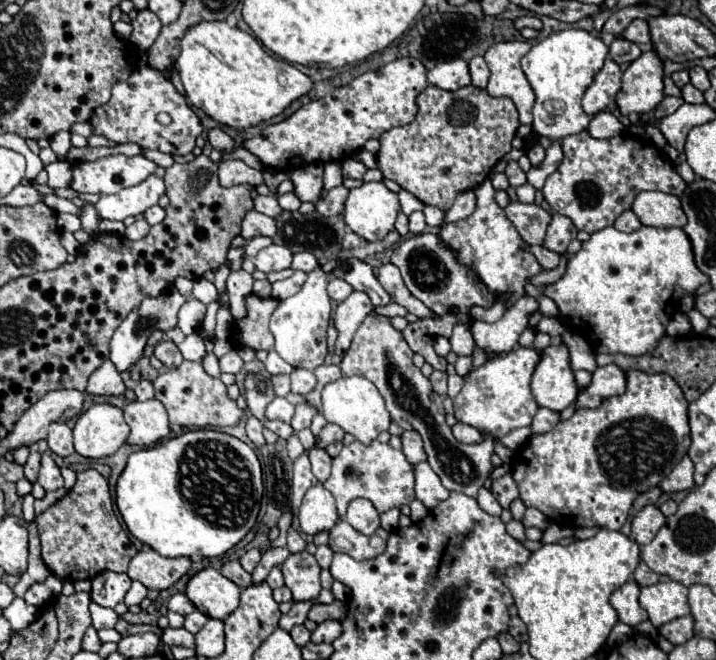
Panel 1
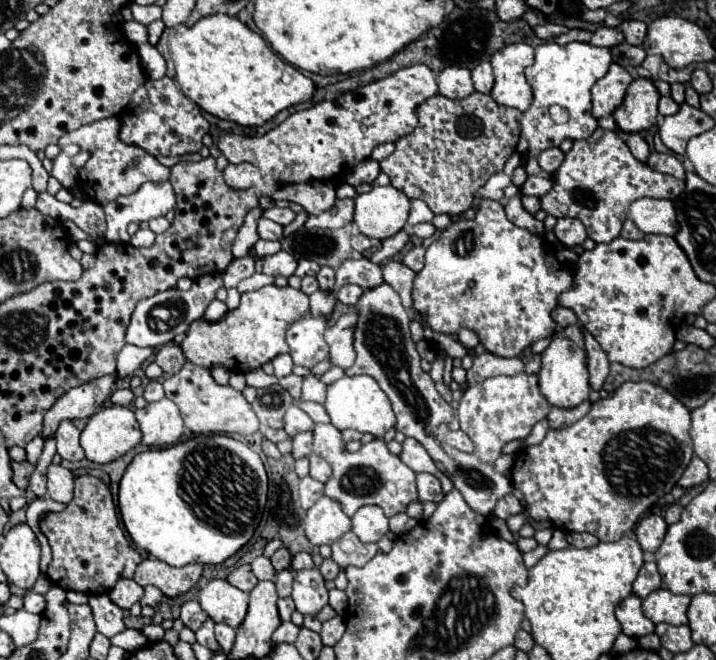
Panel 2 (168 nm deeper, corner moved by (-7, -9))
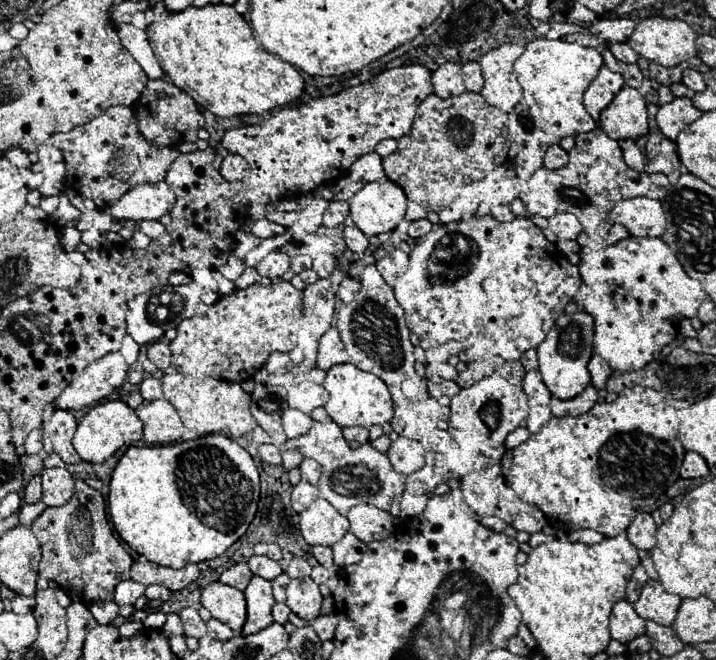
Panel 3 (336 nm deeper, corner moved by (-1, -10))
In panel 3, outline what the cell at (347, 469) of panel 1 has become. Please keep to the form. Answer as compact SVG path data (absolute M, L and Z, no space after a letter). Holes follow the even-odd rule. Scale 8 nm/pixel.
M313 422L311 430L291 440L293 448L297 448L303 456L313 458L323 468L323 476L319 480L319 496L325 498L337 512L345 514L357 504L373 504L381 510L391 508L391 498L403 494L403 476L391 468L391 462L385 454L377 452L369 442L359 448L351 448L347 440L341 436L341 428L335 422Z

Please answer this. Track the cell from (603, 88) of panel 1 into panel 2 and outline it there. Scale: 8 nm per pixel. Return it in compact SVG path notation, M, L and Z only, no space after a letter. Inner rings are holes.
M611 63L607 75L601 77L591 89L591 95L593 95L593 111L591 113L593 113L593 117L601 119L601 117L611 115L623 103L625 91L627 91L631 81L633 81L633 77L625 67Z

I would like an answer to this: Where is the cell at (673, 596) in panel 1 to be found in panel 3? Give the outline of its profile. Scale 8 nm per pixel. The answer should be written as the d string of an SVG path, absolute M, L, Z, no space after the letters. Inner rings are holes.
M649 580L641 590L639 600L635 602L635 610L645 620L655 620L659 624L673 626L681 600L683 600L681 596L665 592L661 580Z

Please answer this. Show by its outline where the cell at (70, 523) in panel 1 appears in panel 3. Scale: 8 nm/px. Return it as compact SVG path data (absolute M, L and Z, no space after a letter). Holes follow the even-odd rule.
M77 480L71 502L59 508L45 508L31 528L43 550L39 574L49 582L59 584L71 600L83 604L91 604L95 600L111 600L115 586L129 578L133 560L107 526L103 496L89 488L85 482Z

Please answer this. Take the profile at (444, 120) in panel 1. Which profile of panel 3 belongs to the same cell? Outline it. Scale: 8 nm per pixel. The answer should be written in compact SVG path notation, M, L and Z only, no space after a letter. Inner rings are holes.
M463 92L445 100L431 94L419 104L413 130L399 140L399 148L393 154L383 158L383 170L411 202L417 202L427 212L441 212L455 200L461 184L483 180L487 170L501 166L507 160L509 148L507 114L491 108L481 94Z

